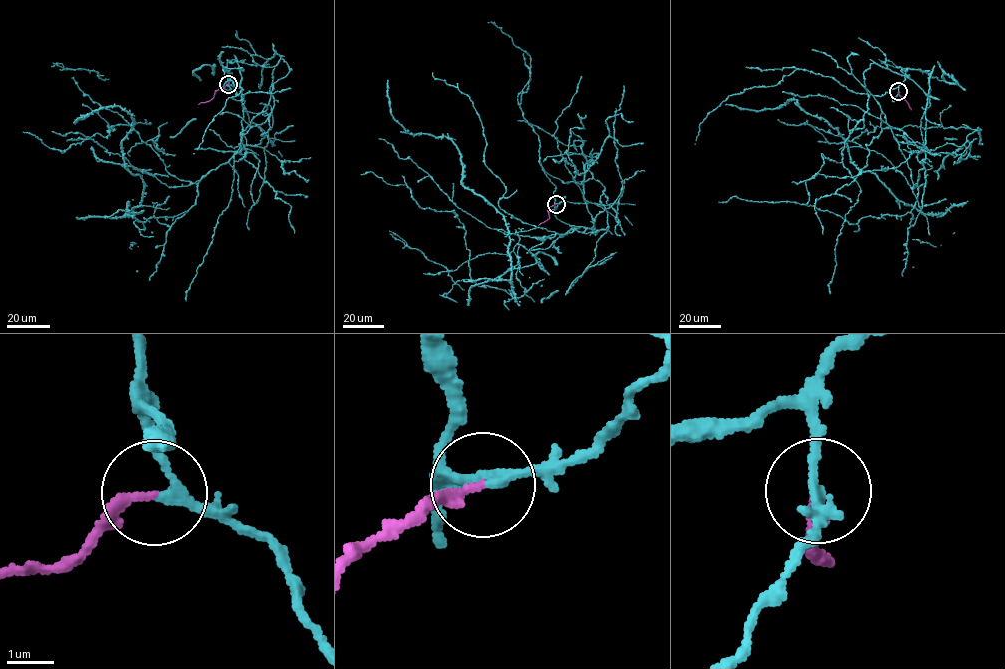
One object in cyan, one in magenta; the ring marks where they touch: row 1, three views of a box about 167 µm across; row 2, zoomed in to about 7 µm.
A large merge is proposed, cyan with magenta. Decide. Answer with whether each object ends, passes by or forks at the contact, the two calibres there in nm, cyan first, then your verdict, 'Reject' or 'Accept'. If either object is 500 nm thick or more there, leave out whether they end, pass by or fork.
At the ring cyan passes by. At the ring magenta ends. Thickness 180 nm (cyan) against 190 nm. Reject

